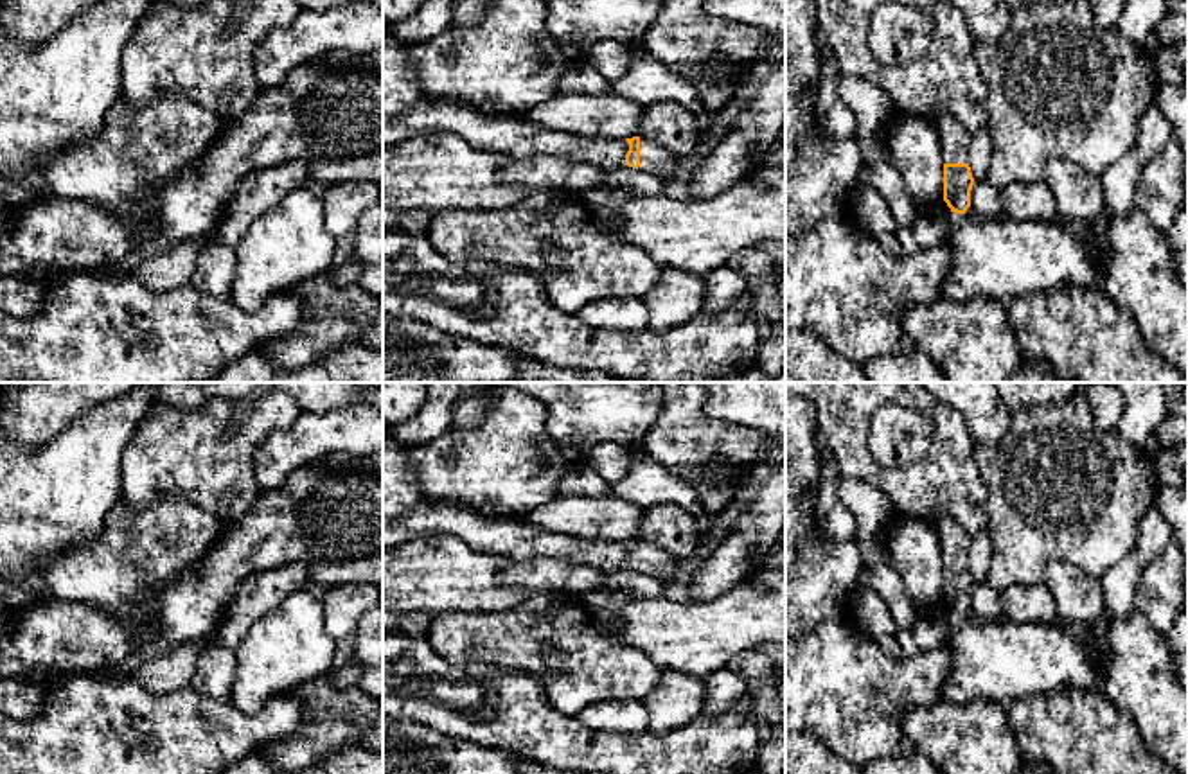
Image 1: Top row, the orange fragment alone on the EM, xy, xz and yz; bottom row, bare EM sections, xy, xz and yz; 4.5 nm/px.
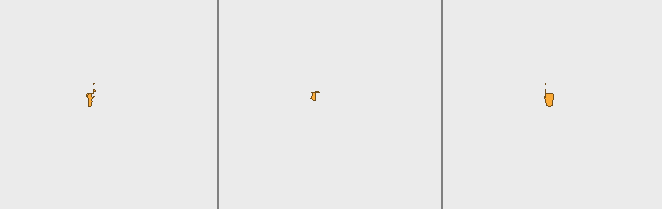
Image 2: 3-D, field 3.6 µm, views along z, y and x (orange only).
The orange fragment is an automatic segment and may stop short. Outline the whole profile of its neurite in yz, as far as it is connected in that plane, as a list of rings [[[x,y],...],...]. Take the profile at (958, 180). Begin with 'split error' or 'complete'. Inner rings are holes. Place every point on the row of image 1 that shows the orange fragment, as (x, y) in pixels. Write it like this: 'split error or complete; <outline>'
split error; [[[951,113],[935,119],[944,153],[944,201],[951,212],[971,210],[971,190],[974,178],[969,167],[972,135]]]

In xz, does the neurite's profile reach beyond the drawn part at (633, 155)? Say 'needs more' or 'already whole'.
needs more

